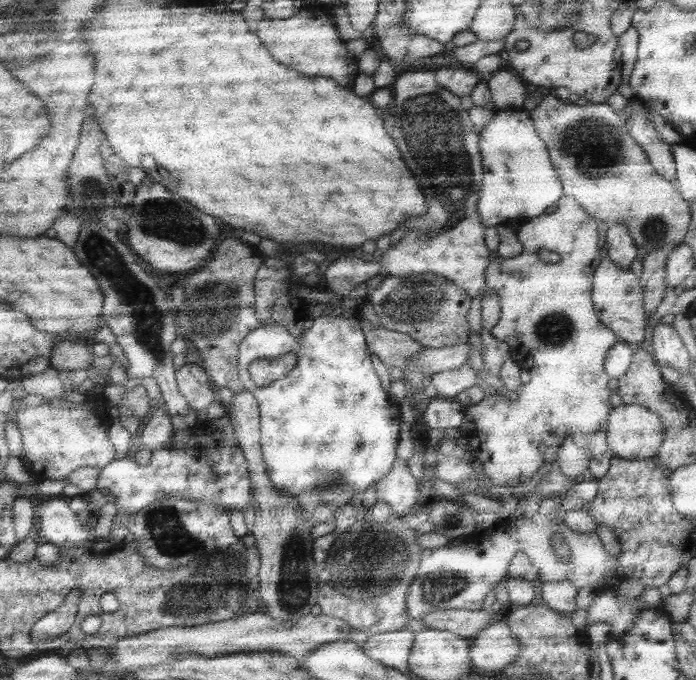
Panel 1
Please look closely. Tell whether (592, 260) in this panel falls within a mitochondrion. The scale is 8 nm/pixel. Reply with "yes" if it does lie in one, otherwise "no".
no

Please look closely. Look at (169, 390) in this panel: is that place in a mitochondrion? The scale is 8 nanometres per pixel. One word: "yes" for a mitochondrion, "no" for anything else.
no

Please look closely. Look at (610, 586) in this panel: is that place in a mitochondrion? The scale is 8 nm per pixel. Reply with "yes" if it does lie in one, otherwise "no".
no

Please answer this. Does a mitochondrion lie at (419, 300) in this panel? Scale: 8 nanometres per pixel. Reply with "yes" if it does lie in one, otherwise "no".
yes

